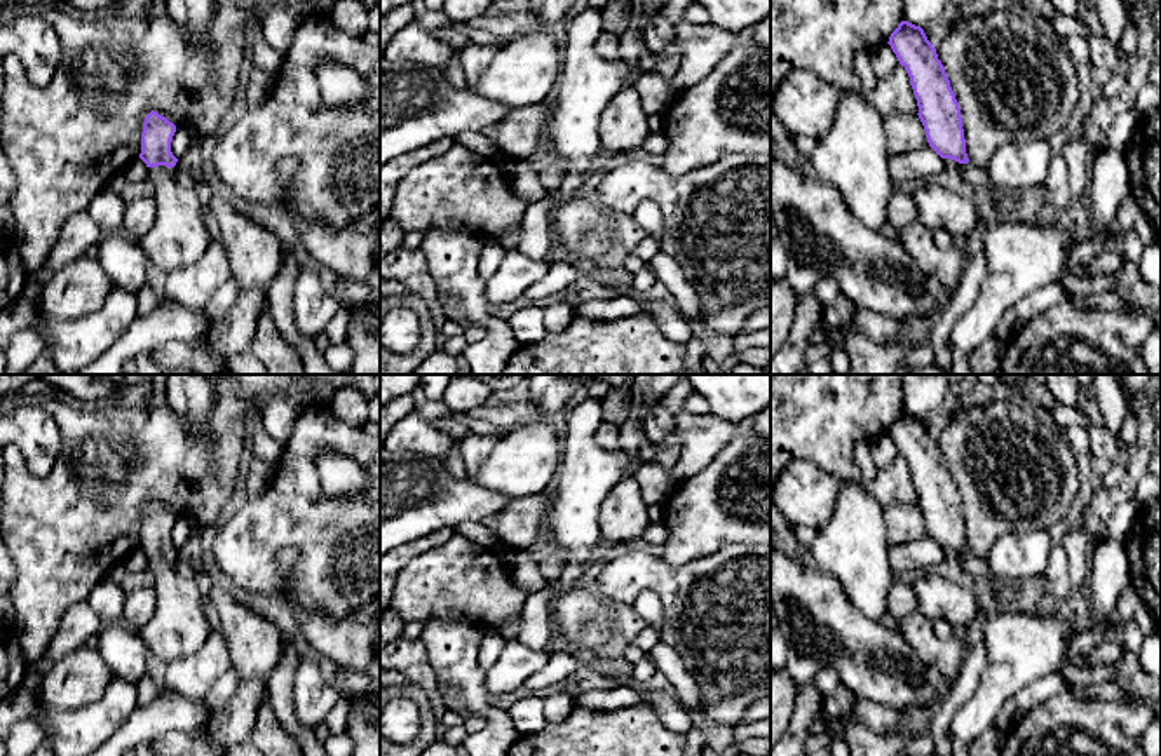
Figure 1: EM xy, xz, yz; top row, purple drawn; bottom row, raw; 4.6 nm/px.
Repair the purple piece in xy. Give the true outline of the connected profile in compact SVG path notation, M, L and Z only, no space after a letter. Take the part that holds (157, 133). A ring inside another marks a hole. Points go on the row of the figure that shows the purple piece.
M157 111L143 122L139 159L155 186L157 219L139 240L150 263L162 270L194 265L207 249L209 235L200 219L200 202L192 186L174 178L178 159L171 152L176 125Z

